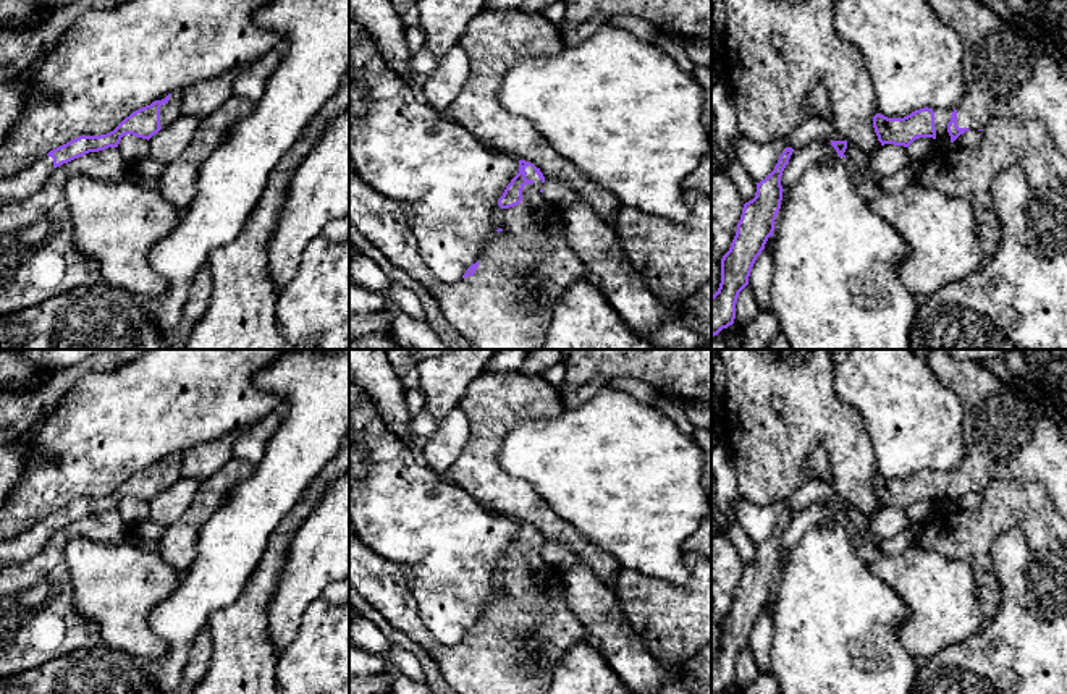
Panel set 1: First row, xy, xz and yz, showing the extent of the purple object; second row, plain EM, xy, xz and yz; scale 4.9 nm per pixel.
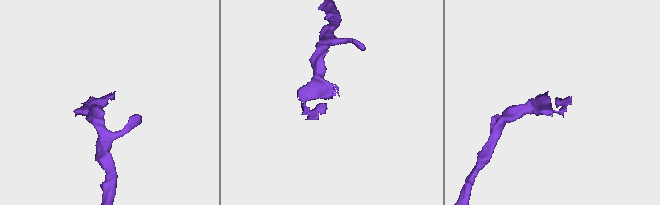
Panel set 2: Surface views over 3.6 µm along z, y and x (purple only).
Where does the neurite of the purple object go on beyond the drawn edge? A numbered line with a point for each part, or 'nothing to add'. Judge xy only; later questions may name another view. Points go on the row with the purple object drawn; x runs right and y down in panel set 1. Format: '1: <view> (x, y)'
1: xy (168, 112)

